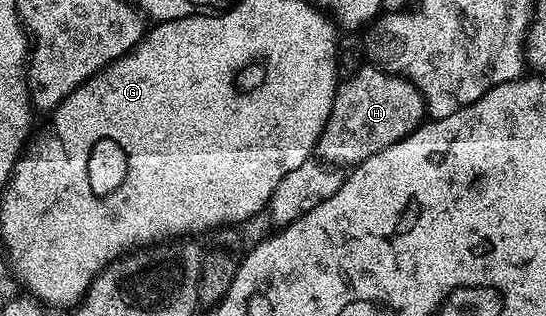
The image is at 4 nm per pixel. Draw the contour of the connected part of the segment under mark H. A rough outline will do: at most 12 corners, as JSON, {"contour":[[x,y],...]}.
{"contour":[[401,75],[342,78],[316,158],[342,169],[426,122]]}

